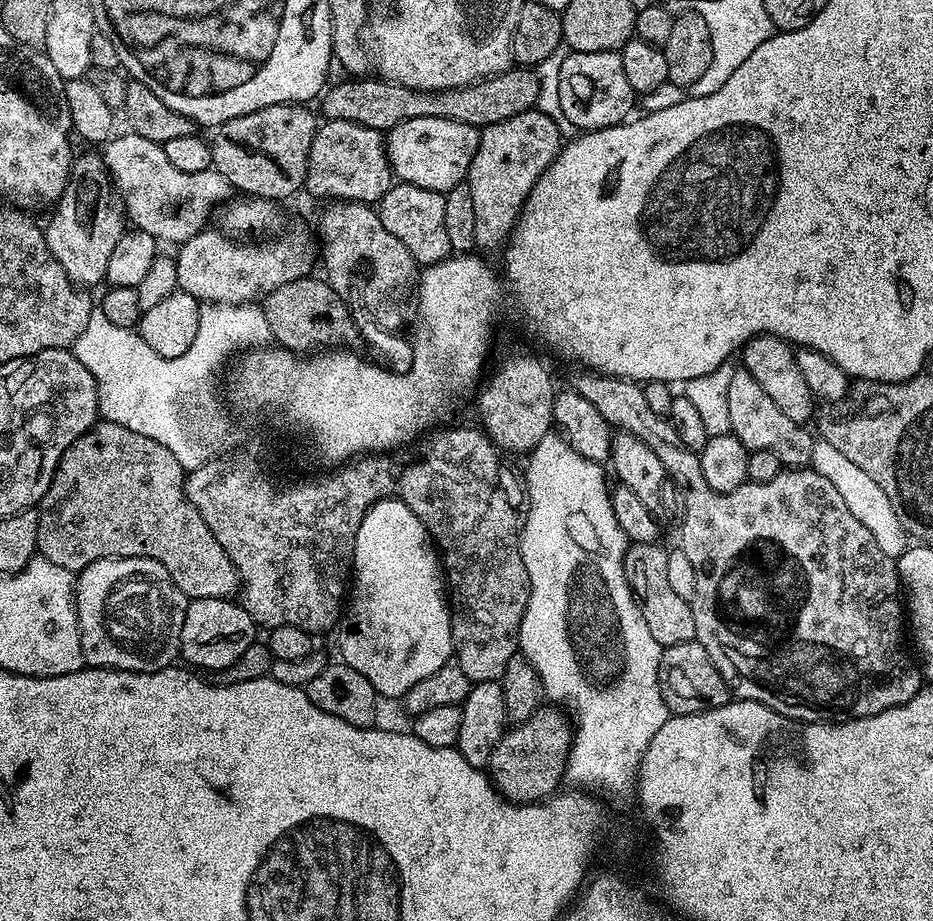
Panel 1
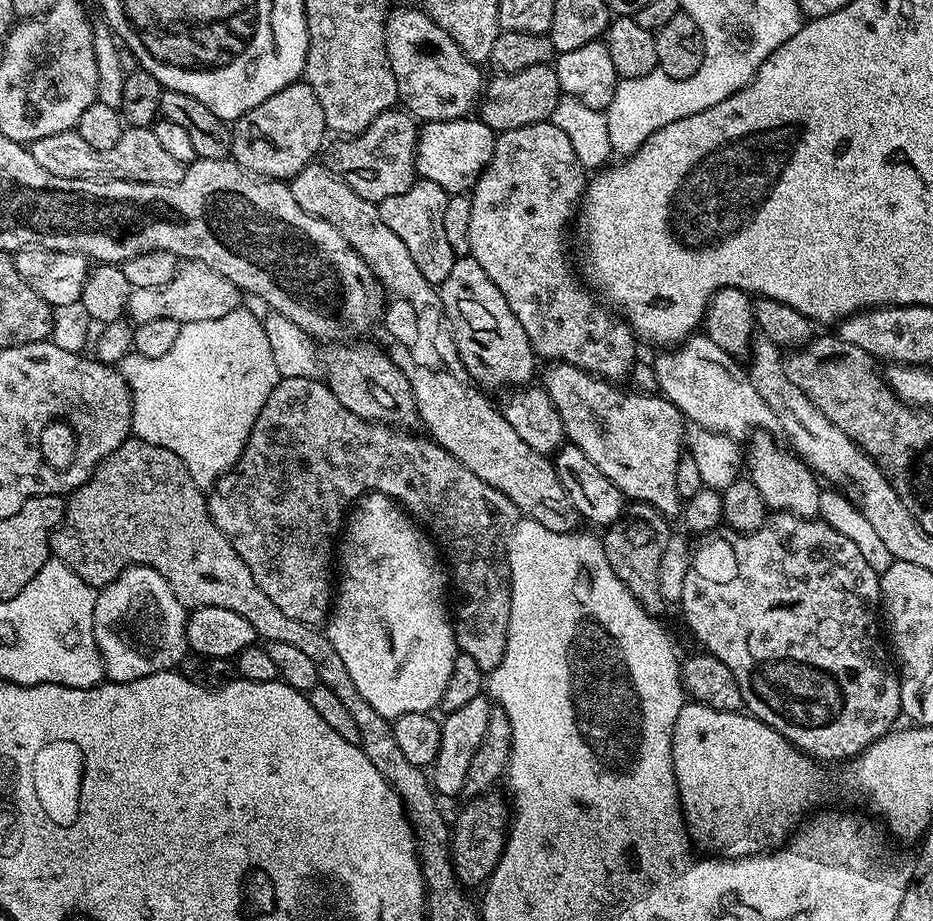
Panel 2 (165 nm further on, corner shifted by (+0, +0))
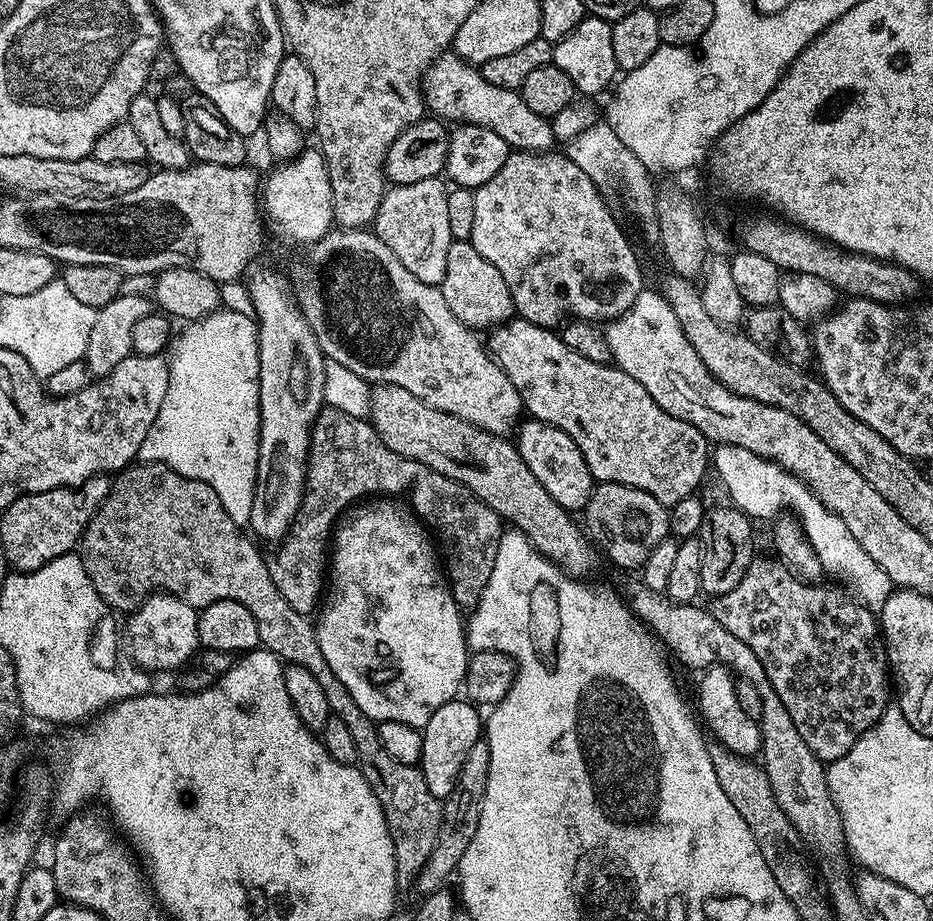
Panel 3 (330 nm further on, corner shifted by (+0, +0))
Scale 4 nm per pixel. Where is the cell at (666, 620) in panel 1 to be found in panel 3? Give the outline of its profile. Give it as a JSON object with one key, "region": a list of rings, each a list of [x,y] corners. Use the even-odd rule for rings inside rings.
{"region":[[[600,482],[593,487],[590,502],[582,509],[582,524],[593,545],[598,546],[601,553],[608,552],[609,558],[620,568],[643,569],[648,551],[652,549],[653,544],[667,540],[670,536],[668,508],[665,504],[658,502],[654,494],[646,494],[646,490],[638,490],[634,486],[626,486],[618,482]]]}

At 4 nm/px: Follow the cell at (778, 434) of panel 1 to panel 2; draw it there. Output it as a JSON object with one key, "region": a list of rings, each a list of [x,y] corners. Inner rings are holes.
{"region":[[[757,429],[752,434],[748,448],[746,446],[746,472],[749,479],[758,488],[767,509],[815,519],[820,513],[823,492],[817,475],[805,461],[779,448],[772,435],[774,434],[767,429]]]}

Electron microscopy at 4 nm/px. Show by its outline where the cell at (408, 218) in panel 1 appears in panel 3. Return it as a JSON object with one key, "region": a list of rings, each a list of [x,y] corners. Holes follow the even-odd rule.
{"region":[[[440,176],[422,178],[422,182],[392,184],[378,206],[374,221],[376,237],[394,250],[394,258],[398,258],[418,282],[439,286],[446,278],[446,254],[450,254],[453,241],[447,206],[449,191],[449,185]]]}

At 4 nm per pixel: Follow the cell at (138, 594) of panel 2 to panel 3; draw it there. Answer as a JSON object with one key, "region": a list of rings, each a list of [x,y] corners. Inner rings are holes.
{"region":[[[163,590],[153,592],[135,612],[127,617],[127,651],[141,668],[152,674],[168,674],[185,667],[198,652],[200,639],[196,625],[197,615],[197,609],[190,607],[185,600],[171,596]]]}

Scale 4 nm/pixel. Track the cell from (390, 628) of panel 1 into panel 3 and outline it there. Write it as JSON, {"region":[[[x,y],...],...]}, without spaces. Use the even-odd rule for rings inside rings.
{"region":[[[368,498],[349,507],[336,521],[330,537],[330,571],[326,576],[326,595],[318,612],[320,621],[317,619],[314,627],[318,646],[322,646],[322,655],[326,658],[326,662],[330,662],[330,670],[334,670],[334,674],[338,674],[338,682],[342,682],[346,690],[350,690],[350,695],[354,697],[354,702],[358,702],[362,714],[377,722],[382,720],[404,722],[406,726],[423,729],[424,724],[430,722],[430,714],[434,714],[438,706],[446,706],[446,702],[455,700],[461,695],[470,649],[466,639],[466,624],[462,616],[460,620],[462,609],[452,596],[452,589],[442,571],[437,549],[435,552],[431,542],[428,541],[429,533],[425,525],[421,523],[415,512],[409,510],[403,503],[402,505],[396,503],[400,502],[392,498]]]}

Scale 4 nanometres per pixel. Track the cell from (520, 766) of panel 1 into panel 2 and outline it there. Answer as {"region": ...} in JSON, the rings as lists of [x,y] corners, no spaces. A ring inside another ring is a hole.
{"region":[[[485,794],[471,797],[468,805],[461,810],[450,824],[450,851],[452,869],[456,871],[456,879],[465,889],[479,889],[487,885],[492,872],[498,866],[500,855],[504,852],[504,844],[508,840],[510,827],[510,804],[507,799],[496,794]]]}

